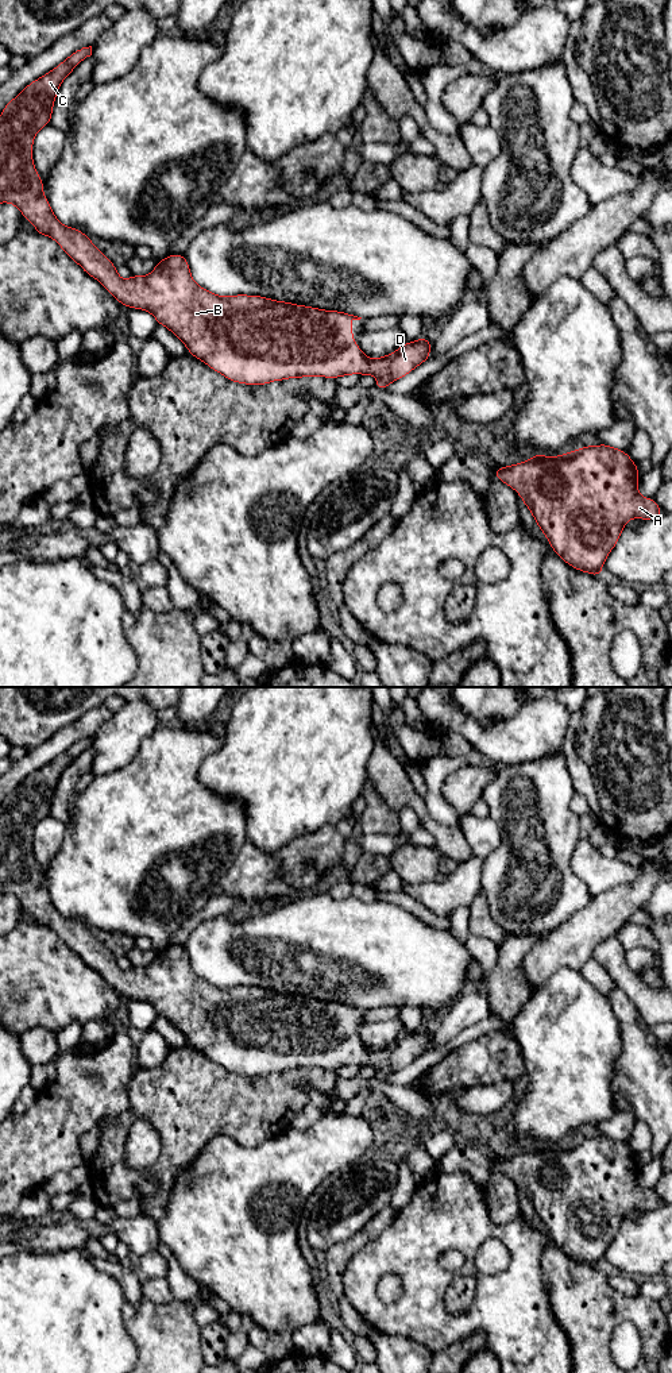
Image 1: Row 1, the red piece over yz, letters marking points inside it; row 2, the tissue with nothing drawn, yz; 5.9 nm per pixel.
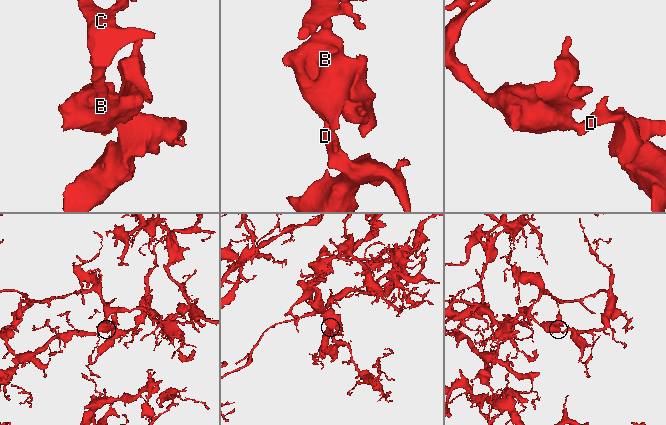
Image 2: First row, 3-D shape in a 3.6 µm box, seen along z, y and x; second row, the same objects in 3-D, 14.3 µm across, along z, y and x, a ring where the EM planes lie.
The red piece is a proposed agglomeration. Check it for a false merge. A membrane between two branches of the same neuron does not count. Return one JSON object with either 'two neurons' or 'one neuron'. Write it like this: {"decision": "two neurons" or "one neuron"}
{"decision": "one neuron"}

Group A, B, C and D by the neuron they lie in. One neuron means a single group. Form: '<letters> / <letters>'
A B C D

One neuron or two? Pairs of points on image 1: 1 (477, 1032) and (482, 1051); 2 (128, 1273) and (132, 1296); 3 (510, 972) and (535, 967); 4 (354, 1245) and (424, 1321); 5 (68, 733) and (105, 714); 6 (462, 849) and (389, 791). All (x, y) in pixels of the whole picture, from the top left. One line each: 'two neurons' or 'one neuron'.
1: two neurons
2: one neuron
3: two neurons
4: two neurons
5: one neuron
6: one neuron

